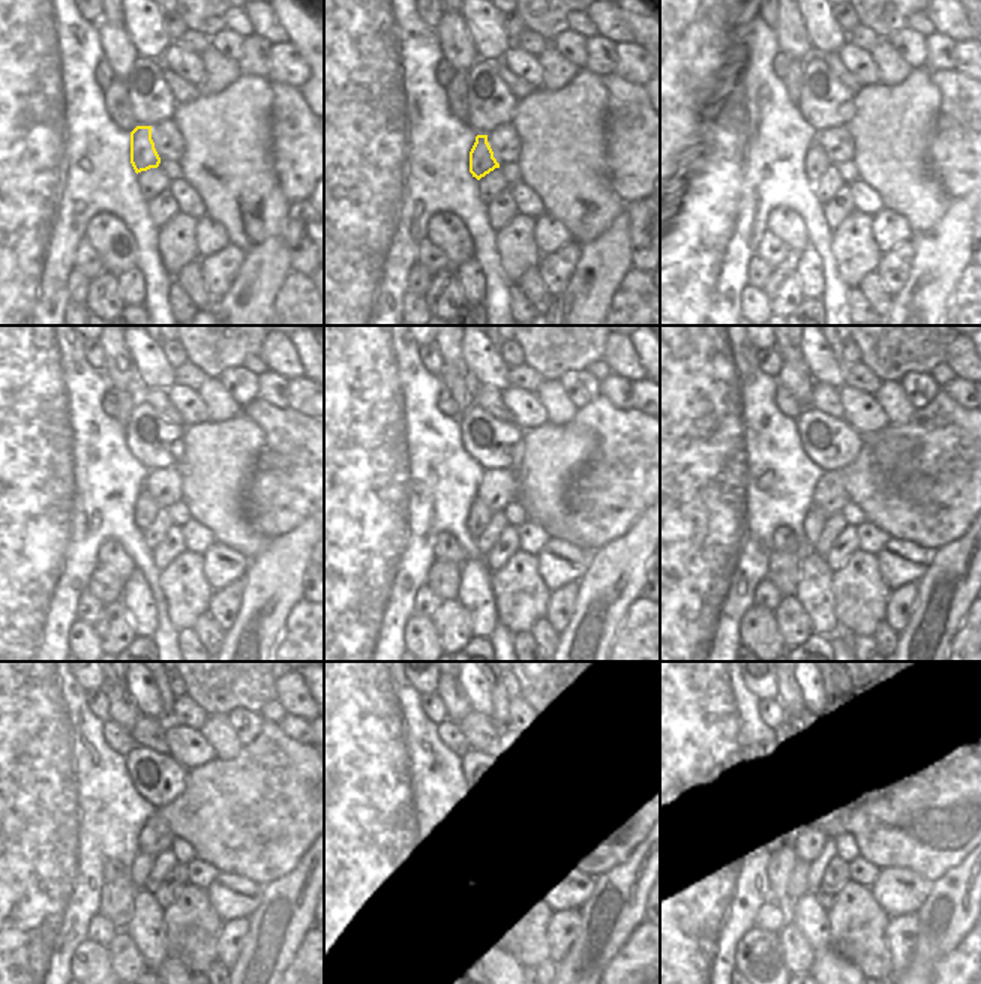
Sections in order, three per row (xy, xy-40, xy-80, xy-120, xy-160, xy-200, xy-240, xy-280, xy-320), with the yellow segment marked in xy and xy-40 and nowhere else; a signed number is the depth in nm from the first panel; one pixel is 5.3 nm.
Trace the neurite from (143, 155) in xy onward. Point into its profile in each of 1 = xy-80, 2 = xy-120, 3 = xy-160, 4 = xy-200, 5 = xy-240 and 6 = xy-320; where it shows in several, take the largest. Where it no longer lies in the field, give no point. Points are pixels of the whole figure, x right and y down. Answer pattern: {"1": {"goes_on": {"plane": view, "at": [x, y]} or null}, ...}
{"1": {"goes_on": {"plane": "xy-80", "at": [816, 162]}}, "2": {"goes_on": {"plane": "xy-120", "at": [144, 510]}}, "3": {"goes_on": {"plane": "xy-160", "at": [479, 516]}}, "4": {"goes_on": {"plane": "xy-200", "at": [815, 521]}}, "5": {"goes_on": {"plane": "xy-240", "at": [141, 866]}}, "6": {"goes_on": {"plane": "xy-320", "at": [798, 885]}}}

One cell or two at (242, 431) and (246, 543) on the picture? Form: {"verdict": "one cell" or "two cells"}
{"verdict": "one cell"}

